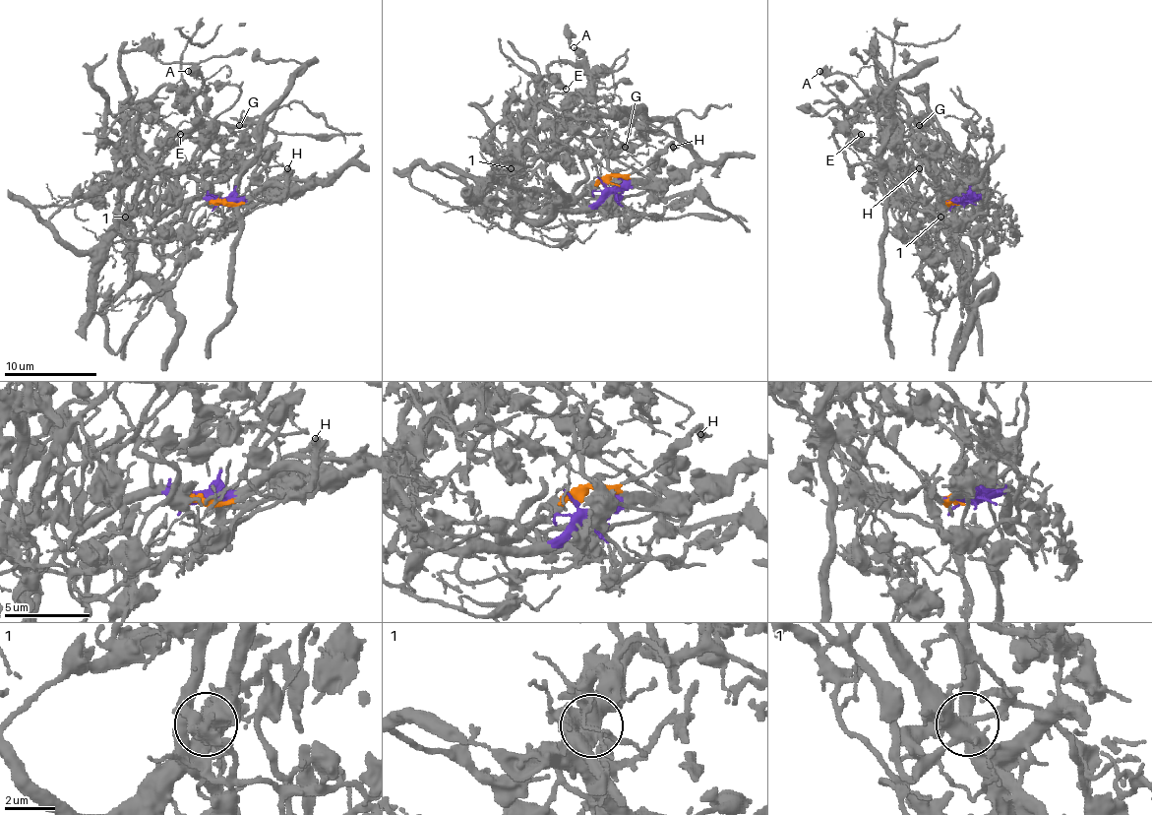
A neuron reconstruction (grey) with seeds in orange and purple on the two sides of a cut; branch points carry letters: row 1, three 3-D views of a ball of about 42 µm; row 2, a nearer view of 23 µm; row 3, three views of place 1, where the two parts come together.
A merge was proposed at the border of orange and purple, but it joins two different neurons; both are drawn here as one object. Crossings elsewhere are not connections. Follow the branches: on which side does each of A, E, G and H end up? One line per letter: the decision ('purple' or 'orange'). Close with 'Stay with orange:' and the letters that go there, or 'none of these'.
A: purple
E: purple
G: purple
H: orange
Stay with orange: H

